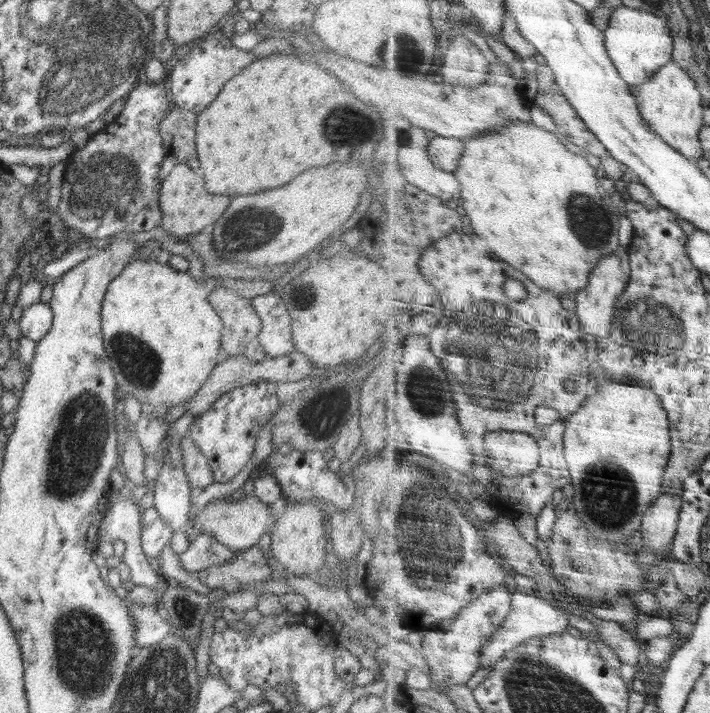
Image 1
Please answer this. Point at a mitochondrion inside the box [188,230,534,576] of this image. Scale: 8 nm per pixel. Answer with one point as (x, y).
(426, 389)

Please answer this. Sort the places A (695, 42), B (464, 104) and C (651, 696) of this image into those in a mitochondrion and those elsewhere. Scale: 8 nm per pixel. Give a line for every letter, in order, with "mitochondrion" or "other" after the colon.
A: other
B: other
C: other

